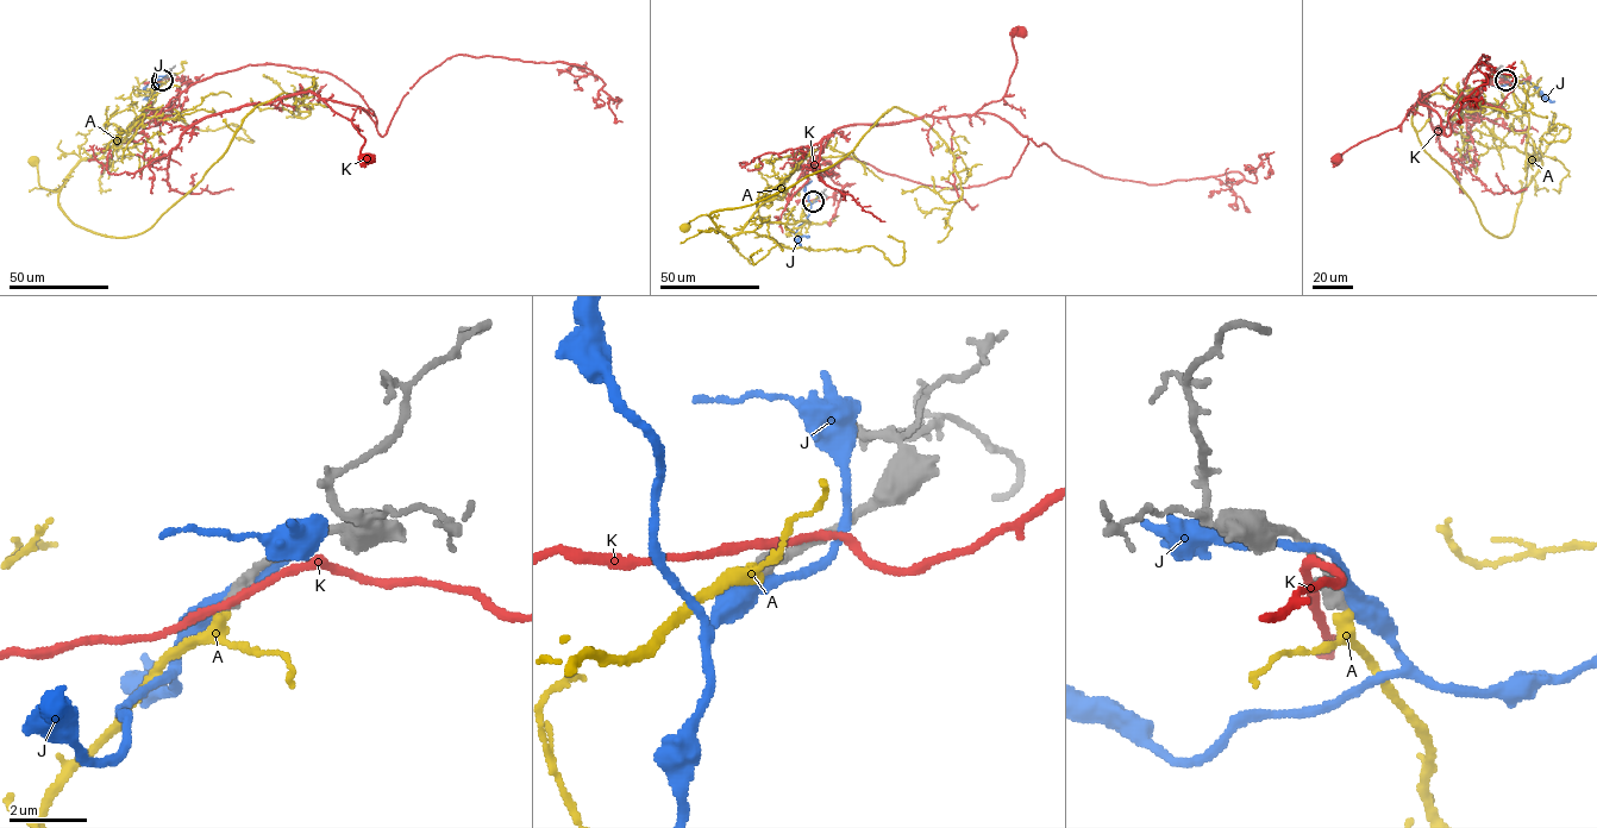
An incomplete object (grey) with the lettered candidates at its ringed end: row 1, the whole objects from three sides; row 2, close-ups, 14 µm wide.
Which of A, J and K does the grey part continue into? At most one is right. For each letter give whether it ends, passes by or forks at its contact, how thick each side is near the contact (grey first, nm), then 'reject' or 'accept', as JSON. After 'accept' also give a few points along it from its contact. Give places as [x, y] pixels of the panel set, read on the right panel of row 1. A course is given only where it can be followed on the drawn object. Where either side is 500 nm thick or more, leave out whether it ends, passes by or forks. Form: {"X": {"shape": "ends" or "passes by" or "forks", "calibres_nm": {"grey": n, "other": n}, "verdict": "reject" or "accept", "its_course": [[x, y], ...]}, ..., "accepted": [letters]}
{"A": {"shape": "passes by", "calibres_nm": {"grey": 360, "other": 260}, "verdict": "accept", "its_course": [[1505, 80], [1528, 115], [1526, 155], [1541, 162], [1520, 192], [1532, 160]]}, "J": {"shape": "passes by", "calibres_nm": {"grey": 400, "other": 320}, "verdict": "reject"}, "K": {"shape": "passes by", "calibres_nm": {"grey": 400, "other": 200}, "verdict": "reject"}, "accepted": ["A"]}

